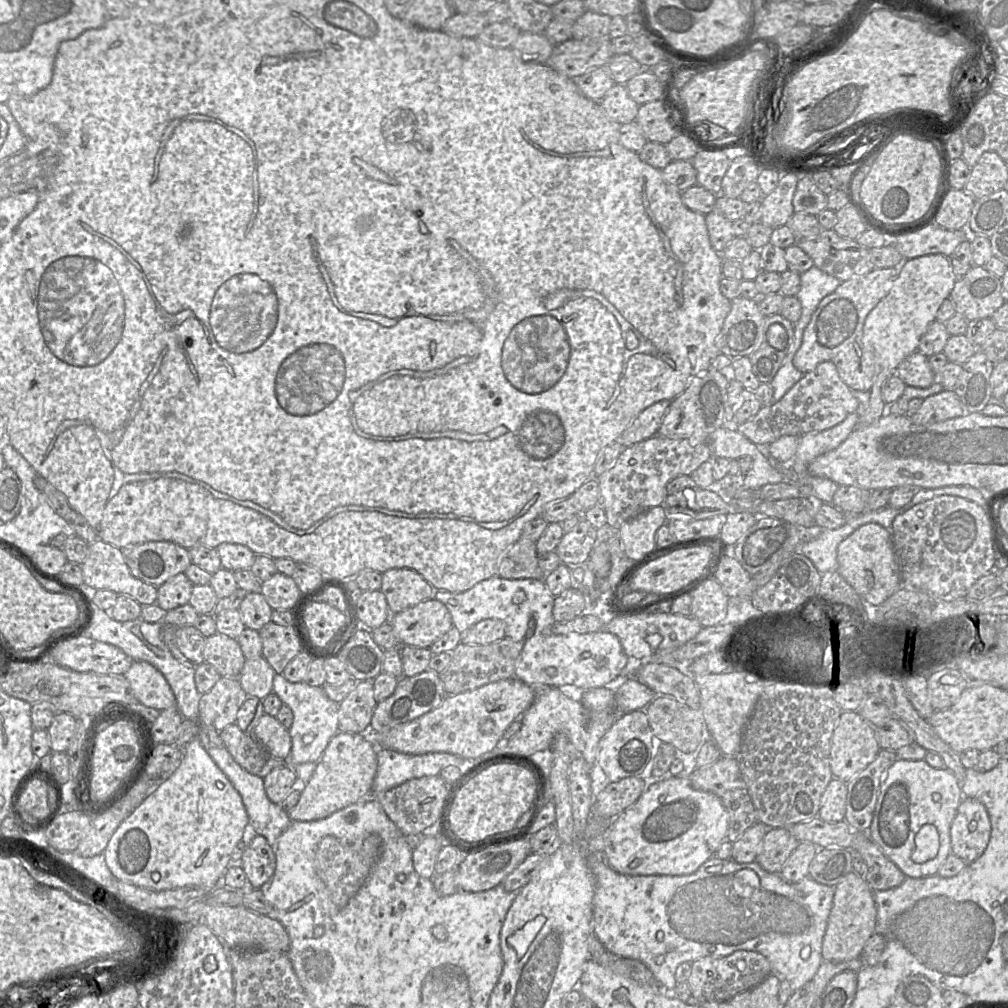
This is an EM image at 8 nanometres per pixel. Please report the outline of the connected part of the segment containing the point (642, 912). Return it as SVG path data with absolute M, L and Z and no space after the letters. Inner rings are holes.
M582 757L574 758L569 766L569 793L574 820L574 843L569 845L586 859L594 876L593 933L608 951L643 962L665 993L670 993L677 986L675 972L681 963L693 963L704 957L724 957L739 950L755 951L765 956L771 965L772 974L786 979L792 993L814 978L824 961L822 942L835 887L820 884L810 877L790 883L778 873L767 872L756 861L739 864L732 859L716 856L689 875L633 876L618 873L606 862L603 834L587 842L587 825L594 802L590 768ZM805 946L811 949L807 959L801 957L801 950Z

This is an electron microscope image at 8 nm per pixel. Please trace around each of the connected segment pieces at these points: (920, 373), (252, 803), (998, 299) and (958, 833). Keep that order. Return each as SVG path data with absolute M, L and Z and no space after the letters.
M919 351L912 353L898 365L896 375L907 386L916 388L928 388L937 381L928 357Z
M209 746L208 754L215 761L217 766L226 775L234 788L242 798L242 802L249 818L249 824L253 826L257 835L264 836L275 852L275 843L280 835L289 827L291 819L278 804L273 803L267 796L264 788L263 778L246 771L240 766L226 749L226 747Z
M976 265L956 280L949 298L956 314L968 321L991 318L1005 303L1001 278Z
M964 797L951 824L951 852L967 864L977 860L987 848L991 821L983 803Z

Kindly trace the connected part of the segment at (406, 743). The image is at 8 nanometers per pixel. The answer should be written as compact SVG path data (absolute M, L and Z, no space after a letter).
M512 677L456 695L446 695L442 703L428 713L386 732L370 735L377 749L412 755L441 752L463 758L478 758L496 747L508 726L521 717L534 699L534 689Z

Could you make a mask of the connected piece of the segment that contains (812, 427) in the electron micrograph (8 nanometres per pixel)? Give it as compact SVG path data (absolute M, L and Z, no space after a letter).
M824 361L813 371L805 373L782 399L771 405L762 406L754 417L736 425L736 429L755 445L770 445L782 436L802 436L812 431L830 429L854 412L861 413L859 401L841 380L834 363Z

